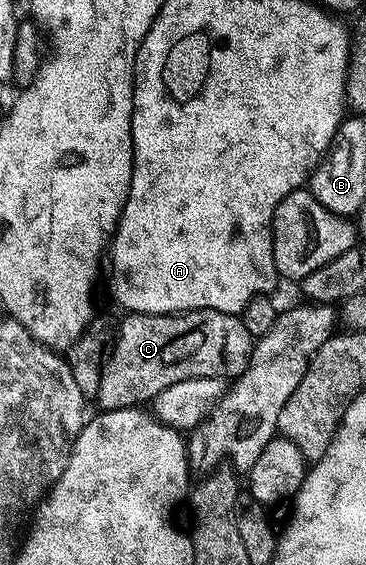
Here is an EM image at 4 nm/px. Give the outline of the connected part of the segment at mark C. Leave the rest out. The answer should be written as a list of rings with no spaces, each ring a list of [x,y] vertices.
[[[197,308],[191,312],[175,312],[169,316],[149,316],[143,312],[123,315],[121,324],[117,325],[112,347],[105,357],[98,394],[97,406],[101,411],[111,412],[121,408],[137,408],[153,401],[160,390],[168,390],[172,382],[188,378],[237,378],[250,361],[252,338],[244,326],[241,315],[220,310]]]

